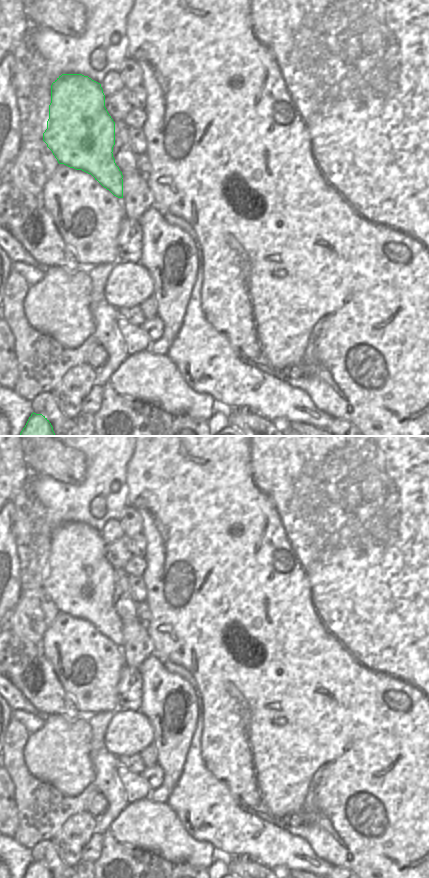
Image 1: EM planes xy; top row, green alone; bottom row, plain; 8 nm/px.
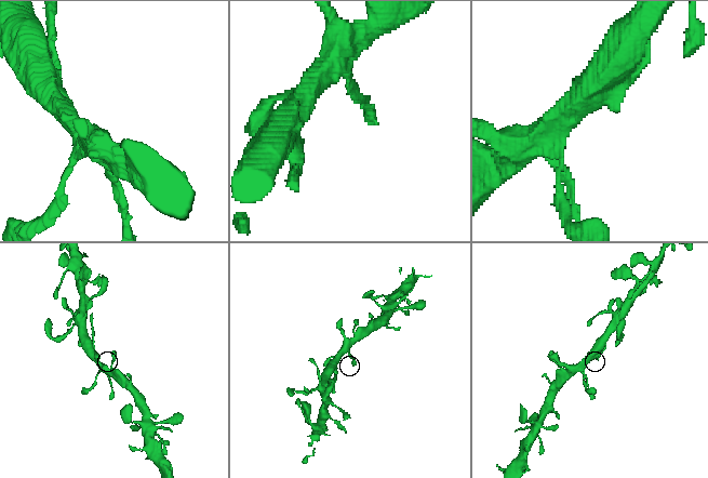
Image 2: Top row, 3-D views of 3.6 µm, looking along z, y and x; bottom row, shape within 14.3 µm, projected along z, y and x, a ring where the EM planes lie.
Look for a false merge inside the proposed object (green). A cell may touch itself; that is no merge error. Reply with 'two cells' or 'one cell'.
two cells

